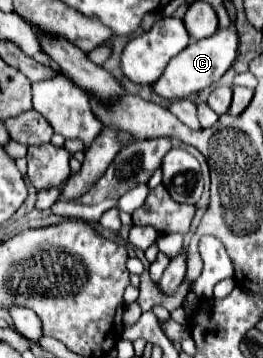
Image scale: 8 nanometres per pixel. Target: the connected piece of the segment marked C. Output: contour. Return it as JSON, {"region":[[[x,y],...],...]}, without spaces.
{"region":[[[231,21],[231,25],[227,29],[219,29],[211,39],[207,37],[201,41],[193,41],[177,57],[173,57],[169,61],[165,73],[153,85],[153,91],[157,95],[161,95],[163,99],[173,101],[173,99],[191,97],[197,91],[215,85],[231,69],[231,65],[237,57],[237,47],[239,47],[239,31],[235,29],[235,21]]]}

